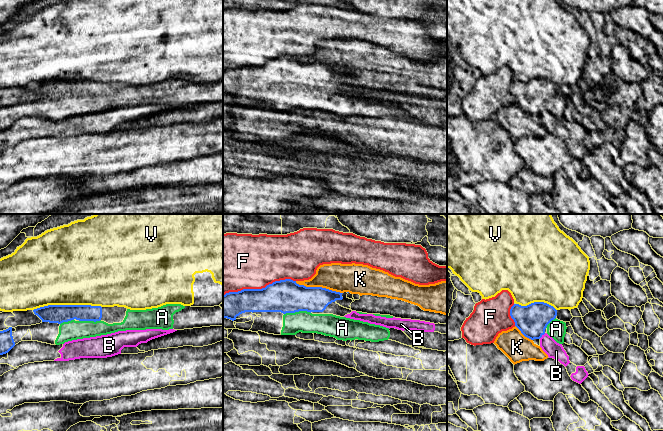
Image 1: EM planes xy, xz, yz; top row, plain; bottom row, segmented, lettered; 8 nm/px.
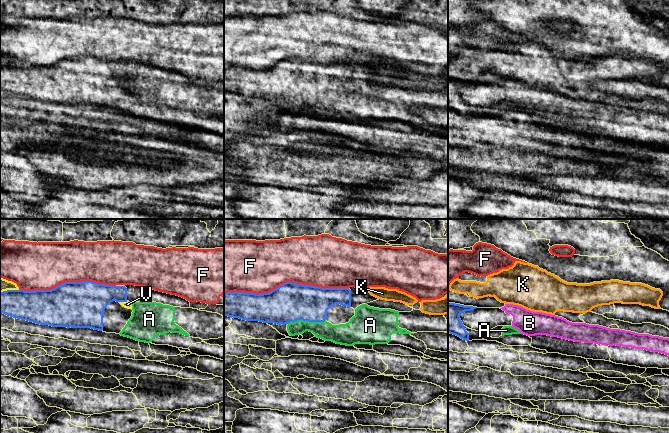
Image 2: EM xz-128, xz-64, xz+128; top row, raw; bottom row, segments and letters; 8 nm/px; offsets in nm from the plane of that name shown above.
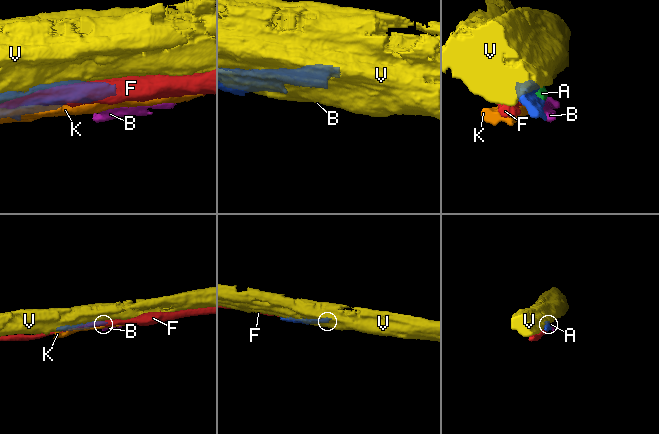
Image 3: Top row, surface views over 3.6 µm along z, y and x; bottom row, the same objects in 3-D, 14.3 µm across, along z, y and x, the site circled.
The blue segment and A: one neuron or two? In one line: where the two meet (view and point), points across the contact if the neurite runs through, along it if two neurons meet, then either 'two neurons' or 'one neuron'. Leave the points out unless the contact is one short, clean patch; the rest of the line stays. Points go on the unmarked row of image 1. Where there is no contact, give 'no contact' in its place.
meets blue in xz at (297, 87); runs through xz (286, 72), (297, 87), (297, 92), (302, 97); one neuron

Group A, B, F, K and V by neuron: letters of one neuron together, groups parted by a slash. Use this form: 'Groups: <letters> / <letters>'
Groups: A / B / F / K / V

